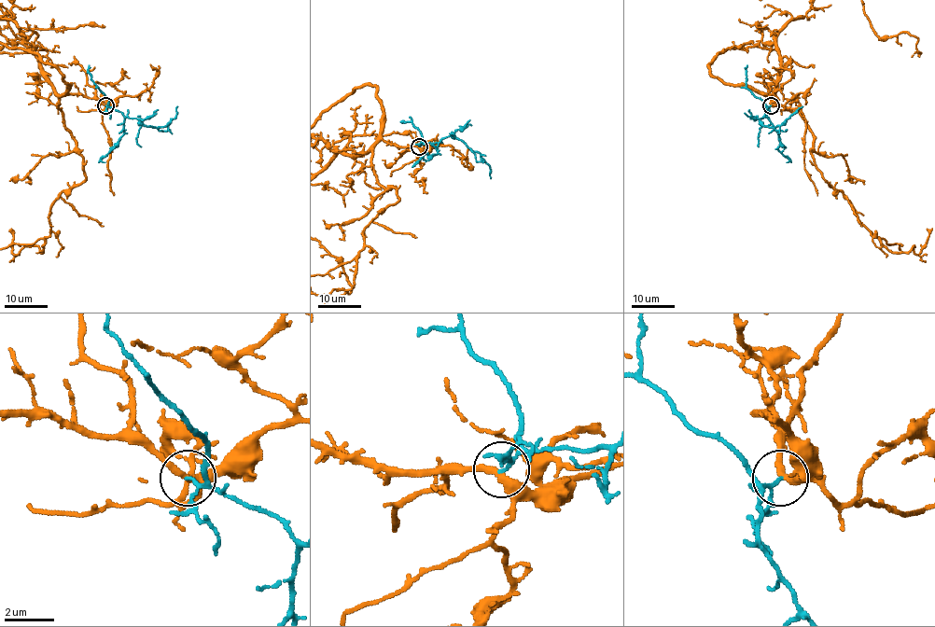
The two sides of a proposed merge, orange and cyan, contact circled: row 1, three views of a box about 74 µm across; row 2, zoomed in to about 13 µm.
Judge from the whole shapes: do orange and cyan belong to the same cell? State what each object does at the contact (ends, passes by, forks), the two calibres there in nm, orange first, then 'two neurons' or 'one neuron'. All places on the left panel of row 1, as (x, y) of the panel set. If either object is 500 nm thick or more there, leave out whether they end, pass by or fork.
orange passes by; cyan passes by; 320 nm thick on the orange side, 100 nm on the other; two neurons

